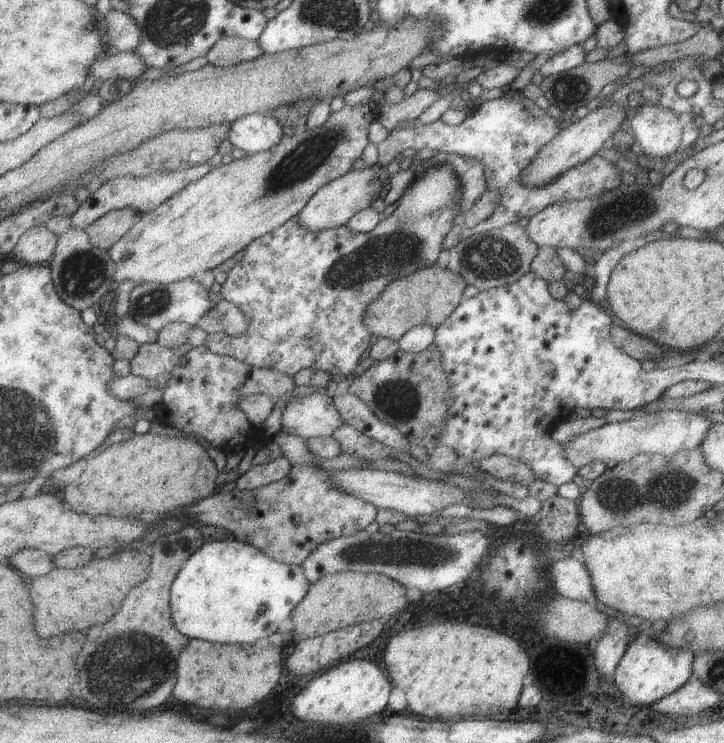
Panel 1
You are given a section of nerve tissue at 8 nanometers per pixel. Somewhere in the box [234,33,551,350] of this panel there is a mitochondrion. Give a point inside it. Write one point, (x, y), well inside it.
(350, 268)

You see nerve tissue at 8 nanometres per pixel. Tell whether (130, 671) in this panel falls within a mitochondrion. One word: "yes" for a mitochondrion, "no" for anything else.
yes

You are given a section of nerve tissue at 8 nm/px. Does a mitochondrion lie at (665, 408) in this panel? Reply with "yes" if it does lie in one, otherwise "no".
no

